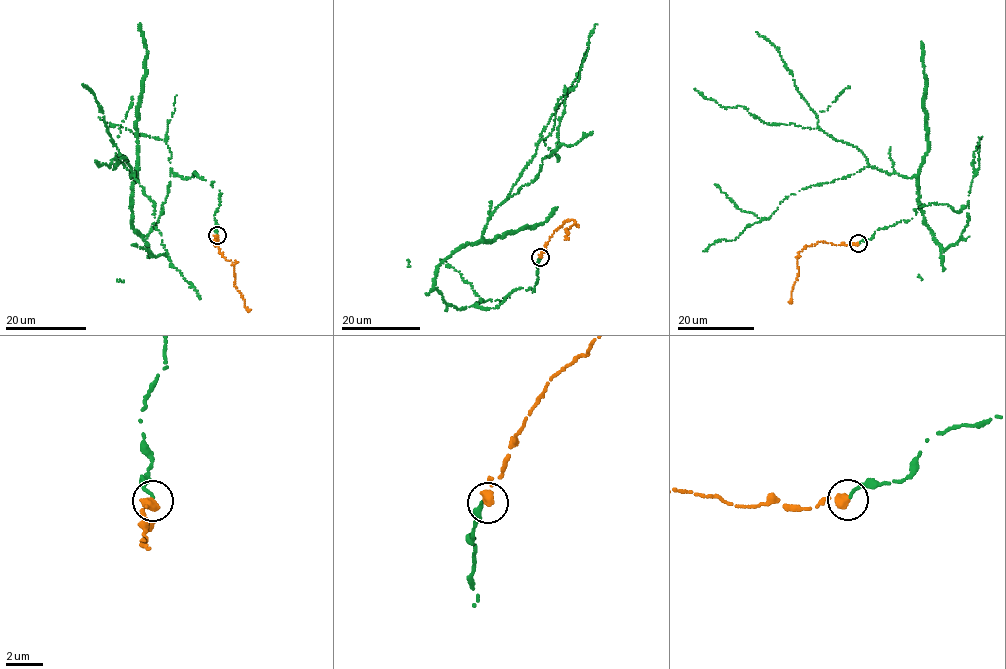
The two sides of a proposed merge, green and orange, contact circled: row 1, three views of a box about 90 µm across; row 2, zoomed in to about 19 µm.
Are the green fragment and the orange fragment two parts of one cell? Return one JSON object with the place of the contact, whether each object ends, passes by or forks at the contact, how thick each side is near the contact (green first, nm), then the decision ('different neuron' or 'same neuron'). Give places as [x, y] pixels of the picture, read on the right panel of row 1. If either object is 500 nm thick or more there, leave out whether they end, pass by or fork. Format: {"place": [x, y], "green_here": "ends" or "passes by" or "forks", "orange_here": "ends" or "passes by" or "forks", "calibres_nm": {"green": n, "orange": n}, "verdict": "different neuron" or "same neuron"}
{"place": [858, 243], "green_here": "ends", "orange_here": "ends", "calibres_nm": {"green": 170, "orange": 480}, "verdict": "same neuron"}

